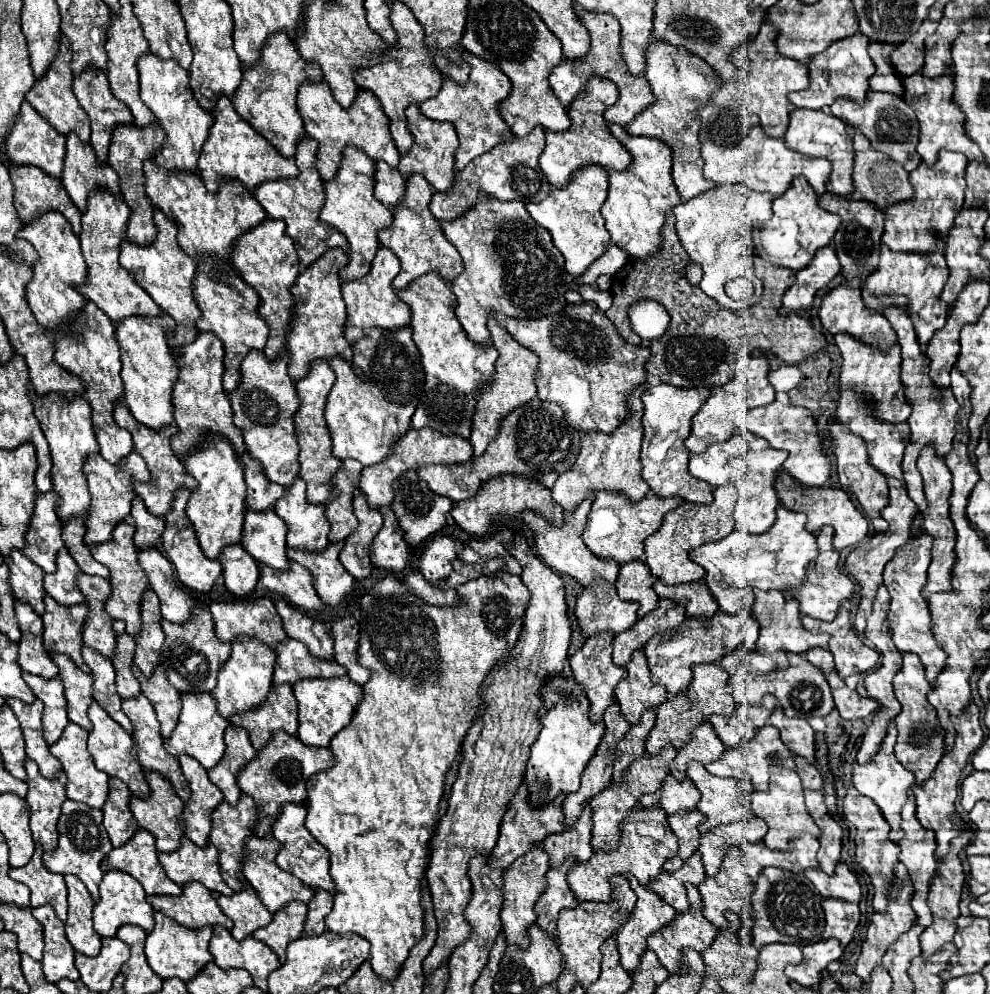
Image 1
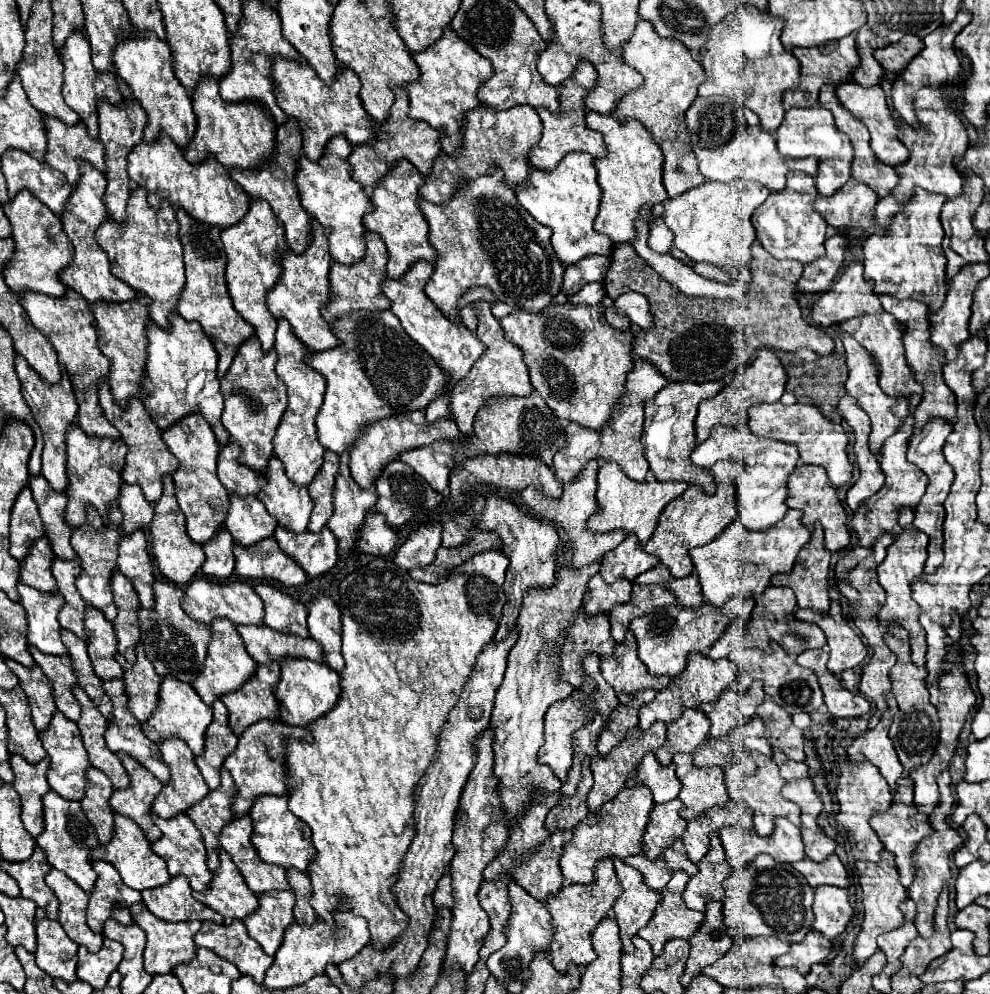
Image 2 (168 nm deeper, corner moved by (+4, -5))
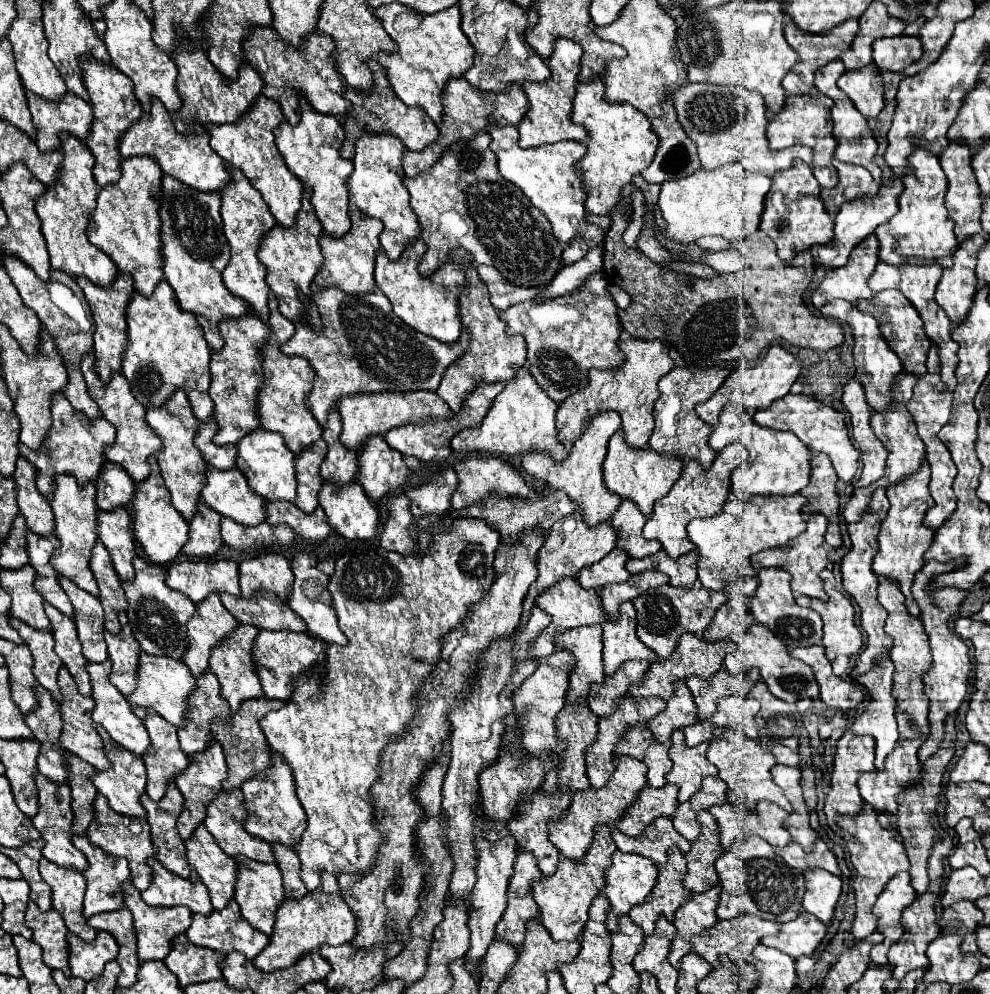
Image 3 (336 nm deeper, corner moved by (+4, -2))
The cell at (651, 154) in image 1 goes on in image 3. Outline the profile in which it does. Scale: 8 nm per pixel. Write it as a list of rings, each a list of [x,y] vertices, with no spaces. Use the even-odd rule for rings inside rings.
[[[600,78],[590,84],[578,84],[574,98],[572,122],[588,130],[588,152],[578,162],[584,170],[584,188],[588,192],[586,212],[592,216],[610,216],[622,198],[622,188],[632,184],[634,176],[648,168],[658,148],[658,138],[650,128],[648,118],[630,104],[610,104],[604,96],[604,82]]]

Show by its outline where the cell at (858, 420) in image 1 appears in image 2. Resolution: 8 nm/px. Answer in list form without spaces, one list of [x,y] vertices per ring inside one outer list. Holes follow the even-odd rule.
[[[834,325],[834,327],[840,333],[840,339],[844,343],[846,363],[848,363],[848,369],[850,369],[848,381],[846,381],[846,391],[868,413],[868,417],[872,421],[870,449],[874,453],[878,453],[880,447],[882,447],[882,443],[886,441],[886,437],[890,437],[904,423],[904,419],[908,417],[908,399],[906,397],[890,397],[890,395],[882,393],[882,389],[878,385],[878,367],[874,365],[874,357],[870,357],[870,353],[866,353],[866,349],[862,349],[862,345],[858,345],[858,341],[854,341],[854,337],[850,337],[850,333],[842,333],[838,329],[838,325]]]

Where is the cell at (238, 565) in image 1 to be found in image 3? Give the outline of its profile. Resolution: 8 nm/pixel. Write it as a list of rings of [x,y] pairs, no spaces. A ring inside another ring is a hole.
[[[200,504],[198,514],[188,524],[190,526],[190,540],[182,548],[182,552],[190,558],[196,558],[196,560],[212,558],[222,546],[220,522],[222,522],[222,516],[218,512],[210,510],[206,504]]]

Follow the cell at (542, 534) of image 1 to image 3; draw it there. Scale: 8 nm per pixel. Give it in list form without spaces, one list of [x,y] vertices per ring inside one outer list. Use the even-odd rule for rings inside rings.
[[[616,412],[598,414],[596,418],[590,420],[586,432],[574,444],[574,448],[570,450],[570,454],[562,466],[554,466],[554,462],[550,462],[550,458],[546,458],[546,454],[524,454],[522,468],[528,476],[540,480],[546,488],[566,492],[570,496],[570,500],[576,502],[576,510],[582,514],[584,522],[594,528],[602,522],[608,522],[622,502],[622,498],[618,498],[616,494],[610,494],[602,482],[602,462],[606,456],[606,444],[616,430],[620,430],[620,416]]]

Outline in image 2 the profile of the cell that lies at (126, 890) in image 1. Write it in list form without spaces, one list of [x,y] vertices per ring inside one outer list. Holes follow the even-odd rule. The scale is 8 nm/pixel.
[[[100,859],[92,861],[98,879],[90,891],[90,901],[86,909],[86,923],[94,933],[102,933],[102,925],[106,919],[116,919],[118,923],[132,923],[130,907],[140,901],[140,893],[124,885],[120,873],[114,865],[104,863]]]

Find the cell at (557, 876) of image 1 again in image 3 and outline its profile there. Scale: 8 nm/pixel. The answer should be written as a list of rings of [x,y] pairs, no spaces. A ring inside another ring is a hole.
[[[540,790],[538,794],[534,794],[534,802],[526,802],[526,806],[522,806],[524,816],[518,822],[510,822],[510,834],[516,838],[518,850],[530,852],[536,858],[542,876],[546,876],[546,878],[556,872],[558,860],[560,860],[560,854],[558,854],[556,846],[548,840],[548,836],[550,836],[548,824],[556,822],[558,818],[564,818],[568,806],[570,806],[570,794],[550,794],[550,796],[546,796],[546,792]]]

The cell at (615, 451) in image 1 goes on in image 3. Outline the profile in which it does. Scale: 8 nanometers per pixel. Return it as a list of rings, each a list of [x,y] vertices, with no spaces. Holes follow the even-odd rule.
[[[628,338],[628,340],[620,340],[618,346],[626,356],[624,364],[620,368],[608,370],[608,372],[590,370],[590,386],[588,386],[588,390],[580,390],[580,392],[572,394],[558,408],[558,412],[556,412],[558,440],[566,448],[574,446],[576,440],[586,430],[588,422],[594,416],[604,414],[606,410],[614,410],[614,412],[620,414],[624,440],[626,440],[626,444],[630,448],[644,450],[644,446],[648,446],[648,438],[650,438],[650,434],[654,430],[652,406],[654,406],[654,400],[660,396],[658,380],[662,376],[666,376],[674,368],[674,360],[670,358],[670,354],[668,354],[666,346],[662,346],[662,342],[646,342],[646,340]]]

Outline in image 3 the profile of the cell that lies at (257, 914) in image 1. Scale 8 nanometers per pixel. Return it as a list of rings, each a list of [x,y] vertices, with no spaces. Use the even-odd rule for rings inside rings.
[[[198,826],[196,834],[192,834],[184,844],[190,870],[196,880],[208,888],[214,910],[226,908],[230,898],[234,898],[238,864],[222,852],[206,826]]]

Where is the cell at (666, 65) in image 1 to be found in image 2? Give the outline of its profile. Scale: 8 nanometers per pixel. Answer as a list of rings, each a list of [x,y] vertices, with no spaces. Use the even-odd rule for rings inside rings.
[[[646,19],[638,21],[634,35],[624,43],[622,59],[644,77],[644,83],[616,103],[614,117],[622,123],[626,119],[638,119],[652,133],[654,141],[664,153],[662,183],[668,197],[682,195],[684,191],[702,185],[704,177],[698,171],[698,159],[690,147],[690,133],[684,121],[684,113],[698,95],[698,85],[704,81],[702,65],[690,55],[682,41],[662,39]]]

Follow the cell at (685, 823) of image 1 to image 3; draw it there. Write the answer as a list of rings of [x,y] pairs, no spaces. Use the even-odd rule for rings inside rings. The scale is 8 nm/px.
[[[666,784],[662,790],[654,790],[654,788],[646,786],[646,790],[642,790],[642,794],[638,796],[638,802],[634,802],[634,806],[630,806],[630,810],[626,812],[626,818],[622,818],[622,822],[618,822],[618,828],[630,838],[642,836],[644,830],[656,818],[674,816],[676,808],[678,808],[676,794],[678,794],[678,788],[672,784]]]

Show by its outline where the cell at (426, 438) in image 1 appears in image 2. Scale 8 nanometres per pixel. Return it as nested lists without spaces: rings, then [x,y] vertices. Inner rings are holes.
[[[424,409],[400,413],[398,417],[388,417],[382,421],[374,421],[374,425],[366,425],[366,429],[362,429],[362,437],[358,437],[358,445],[354,445],[354,449],[350,449],[350,473],[360,487],[366,487],[366,485],[374,483],[376,477],[380,475],[380,471],[384,469],[384,465],[390,463],[392,459],[396,459],[404,449],[424,447],[424,445],[430,445],[440,439],[464,439],[464,435],[456,427],[454,419],[444,417],[442,421],[426,423]]]

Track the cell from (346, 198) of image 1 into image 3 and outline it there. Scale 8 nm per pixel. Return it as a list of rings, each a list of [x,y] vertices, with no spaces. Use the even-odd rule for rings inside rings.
[[[300,106],[300,122],[292,128],[288,122],[284,122],[280,126],[280,130],[276,130],[276,146],[288,166],[288,170],[308,188],[312,188],[312,206],[316,210],[316,216],[320,218],[322,226],[324,226],[324,232],[332,238],[342,238],[348,230],[350,230],[350,192],[348,192],[348,184],[346,184],[346,178],[352,174],[352,160],[344,160],[340,158],[340,148],[342,148],[342,142],[344,142],[344,126],[338,118],[334,116],[324,116],[324,114],[318,114],[316,110],[310,110],[310,106]]]

